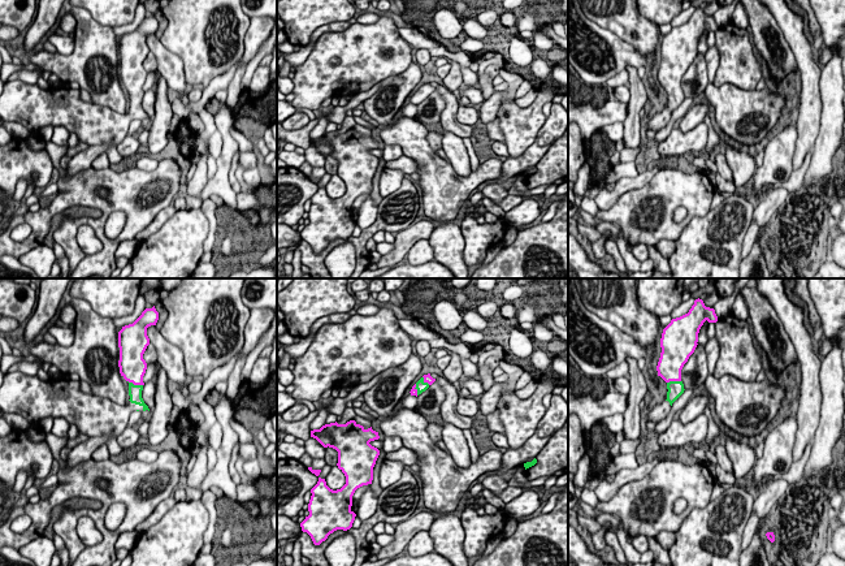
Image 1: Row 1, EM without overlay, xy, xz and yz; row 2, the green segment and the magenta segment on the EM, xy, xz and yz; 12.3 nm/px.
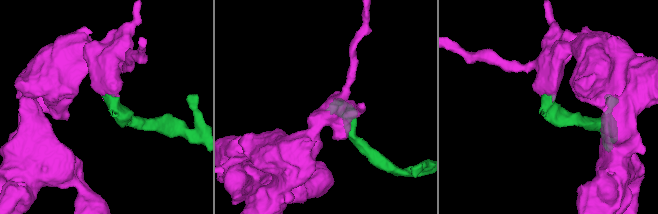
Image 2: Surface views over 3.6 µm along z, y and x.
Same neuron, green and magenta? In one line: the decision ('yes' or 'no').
yes

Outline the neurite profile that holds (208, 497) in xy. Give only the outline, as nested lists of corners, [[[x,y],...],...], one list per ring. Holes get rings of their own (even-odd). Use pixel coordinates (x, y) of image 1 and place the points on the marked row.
[[[211,489],[203,492],[200,501],[203,502],[203,505],[205,506],[205,509],[208,510],[208,527],[203,535],[203,541],[205,545],[212,544],[216,528],[217,528],[217,522],[218,522],[218,517],[217,517],[217,510],[216,510],[216,501],[217,501],[217,496],[214,494],[214,492],[212,492]]]

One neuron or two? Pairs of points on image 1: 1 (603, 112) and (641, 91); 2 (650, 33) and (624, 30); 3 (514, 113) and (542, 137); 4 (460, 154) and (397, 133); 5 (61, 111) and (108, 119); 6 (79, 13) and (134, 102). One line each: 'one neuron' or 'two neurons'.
1: two neurons
2: one neuron
3: two neurons
4: two neurons
5: one neuron
6: two neurons

